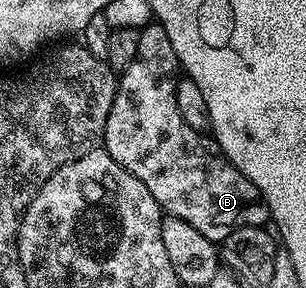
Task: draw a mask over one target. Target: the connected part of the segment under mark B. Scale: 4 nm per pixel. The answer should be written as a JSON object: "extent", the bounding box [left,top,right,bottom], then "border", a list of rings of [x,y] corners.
{"extent":[102,21,271,241],"border":[[[152,21],[139,32],[137,41],[137,57],[121,72],[117,79],[113,109],[109,109],[109,117],[105,121],[102,146],[113,157],[113,161],[121,164],[133,177],[137,177],[153,193],[160,208],[167,215],[177,217],[181,221],[189,221],[197,233],[209,237],[213,241],[222,241],[242,227],[262,227],[270,220],[271,211],[267,202],[259,198],[257,185],[245,177],[225,157],[219,148],[218,138],[210,134],[189,129],[177,109],[177,85],[181,75],[179,58],[173,49],[173,41],[169,41],[169,33],[165,33],[163,23]]]}

